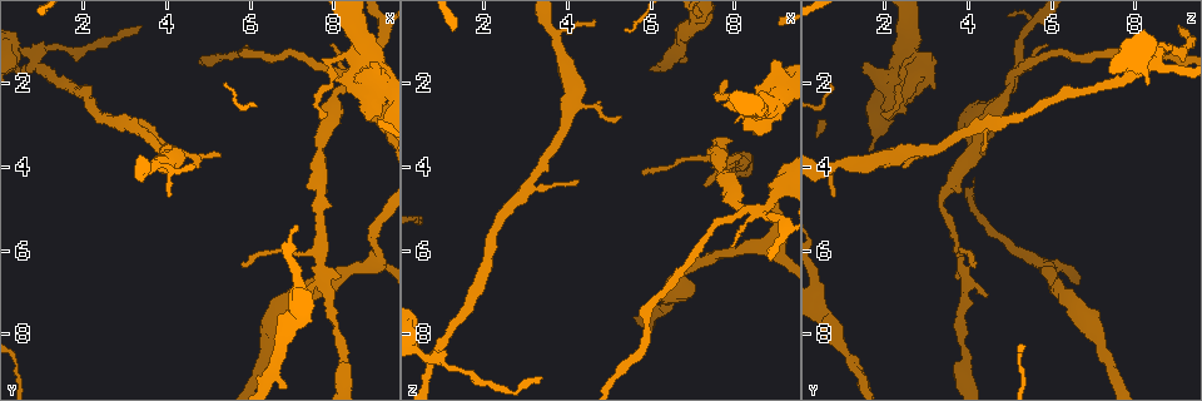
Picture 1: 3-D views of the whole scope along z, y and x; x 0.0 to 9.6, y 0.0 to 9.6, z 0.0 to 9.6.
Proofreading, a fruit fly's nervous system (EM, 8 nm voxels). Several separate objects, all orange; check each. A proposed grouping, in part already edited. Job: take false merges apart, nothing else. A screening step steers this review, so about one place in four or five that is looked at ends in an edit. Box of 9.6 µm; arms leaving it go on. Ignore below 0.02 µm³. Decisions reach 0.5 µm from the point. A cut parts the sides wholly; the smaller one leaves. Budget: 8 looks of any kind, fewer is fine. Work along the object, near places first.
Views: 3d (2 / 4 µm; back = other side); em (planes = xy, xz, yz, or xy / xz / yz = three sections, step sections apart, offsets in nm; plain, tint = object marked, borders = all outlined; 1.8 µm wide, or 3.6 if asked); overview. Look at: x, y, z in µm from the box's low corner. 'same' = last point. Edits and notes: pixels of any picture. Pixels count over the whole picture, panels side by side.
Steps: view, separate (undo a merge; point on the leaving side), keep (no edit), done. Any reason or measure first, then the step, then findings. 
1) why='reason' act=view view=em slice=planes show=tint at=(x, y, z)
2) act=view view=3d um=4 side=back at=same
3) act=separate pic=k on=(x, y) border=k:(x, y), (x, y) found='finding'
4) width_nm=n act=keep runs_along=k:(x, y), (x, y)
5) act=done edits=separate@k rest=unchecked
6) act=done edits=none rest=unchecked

why='thick turns thin' act=view view=3d um=2 at=(7.75, 4.80, 3.35)

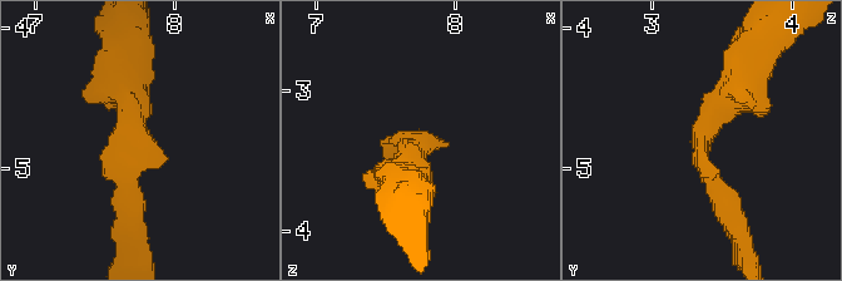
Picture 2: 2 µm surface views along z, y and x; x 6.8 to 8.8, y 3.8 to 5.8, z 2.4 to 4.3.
act=view view=em um=3.6 slice=planes show=tint at=(7.72, 4.78, 3.32)

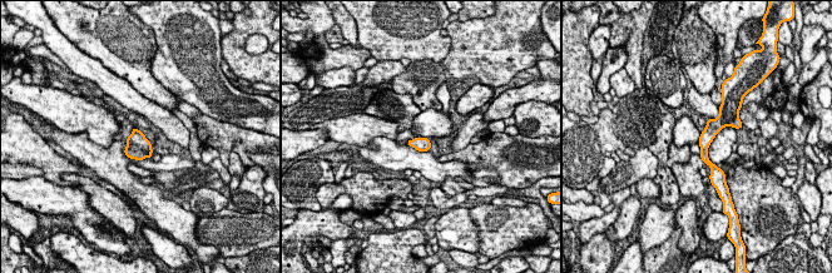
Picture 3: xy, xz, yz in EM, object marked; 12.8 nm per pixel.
width_nm=180 act=keep runs_along=3:(722, 112), (704, 140), (713, 174) found='all the same cell'

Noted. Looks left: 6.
why='calibre changes' act=view view=3d um=4 at=(9.05, 2.00, 2.35)

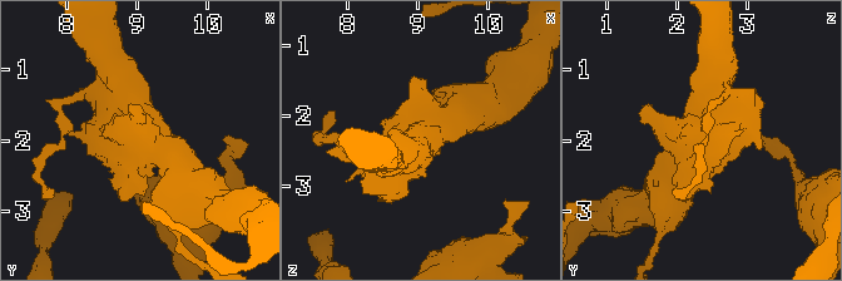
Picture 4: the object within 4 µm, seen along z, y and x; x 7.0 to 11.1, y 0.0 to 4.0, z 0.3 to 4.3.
act=view view=em um=3.6 slice=planes show=tint at=(9.00, 1.95, 2.30)

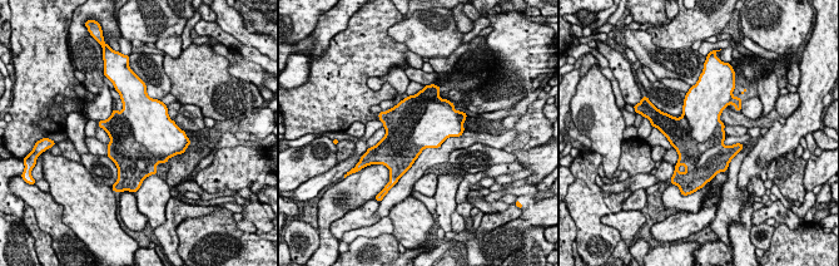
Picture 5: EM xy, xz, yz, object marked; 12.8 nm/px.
act=keep found='all the same cell'

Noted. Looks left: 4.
act=view view=3d um=4 at=(0.70, 1.25, 8.55)

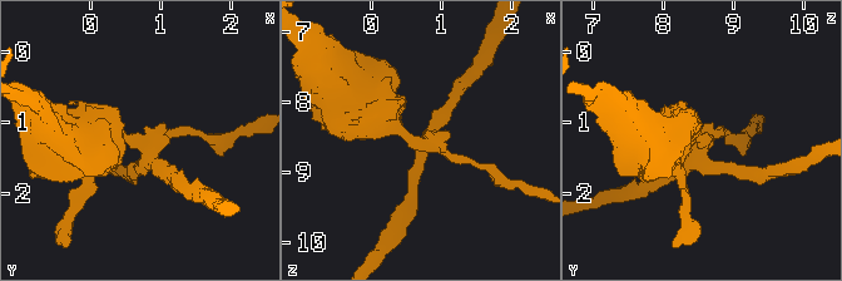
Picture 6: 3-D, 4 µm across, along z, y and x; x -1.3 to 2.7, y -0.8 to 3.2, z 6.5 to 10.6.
arms=4 why='shape alone is not enough' act=view view=em slice=xz step=8 show=tint at=(0.70, 1.25, 8.60)

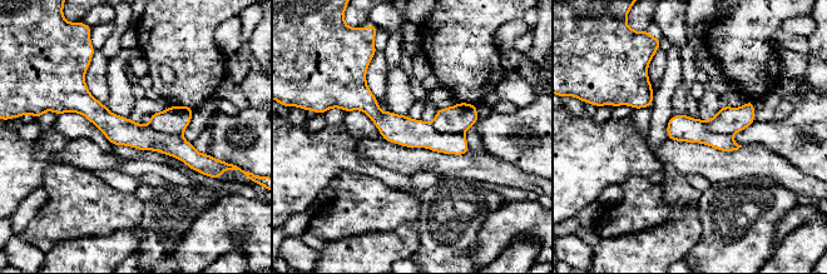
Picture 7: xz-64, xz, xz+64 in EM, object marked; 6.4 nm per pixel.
act=view view=em slice=planes show=borders at=same

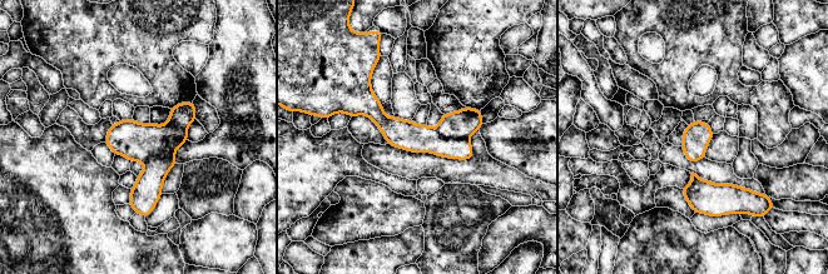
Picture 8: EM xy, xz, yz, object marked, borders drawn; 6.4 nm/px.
act=separate pic=8 on=(137, 142) part_leaving=8:(353, 100), (401, 134), (470, 154) found='two cells meet here'

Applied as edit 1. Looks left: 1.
act=done edits=separate@8 rest=unchecked

